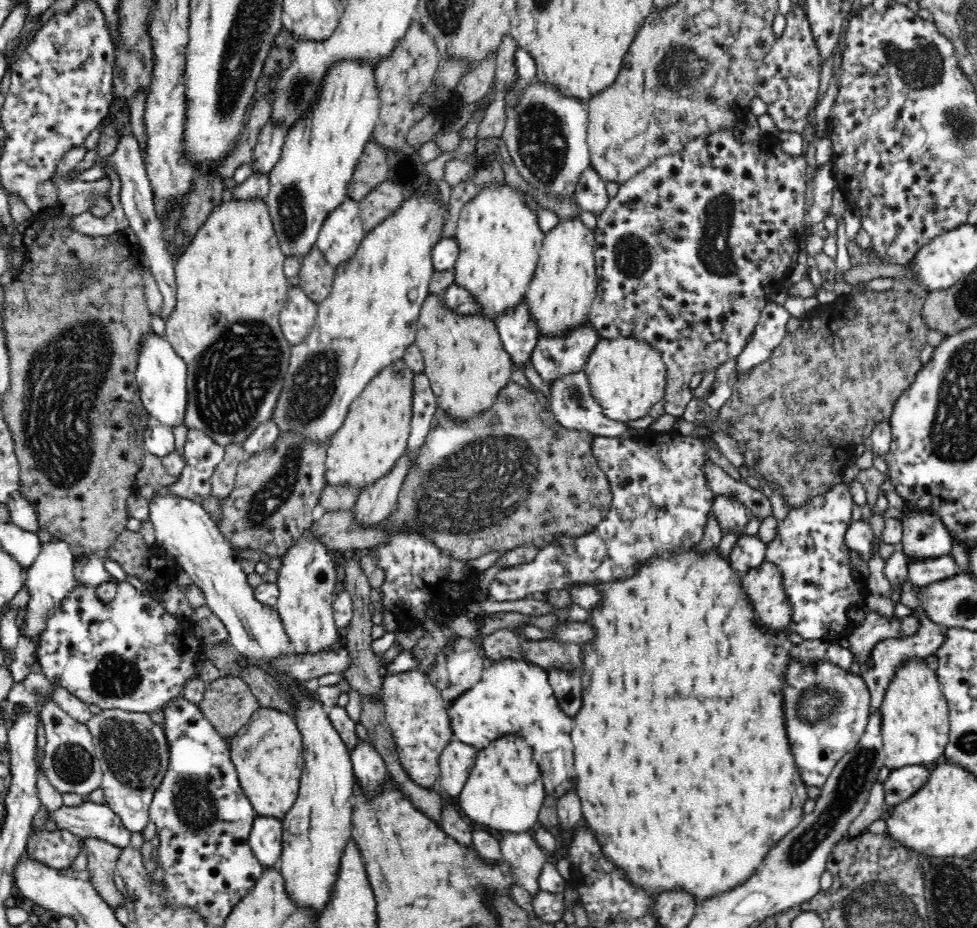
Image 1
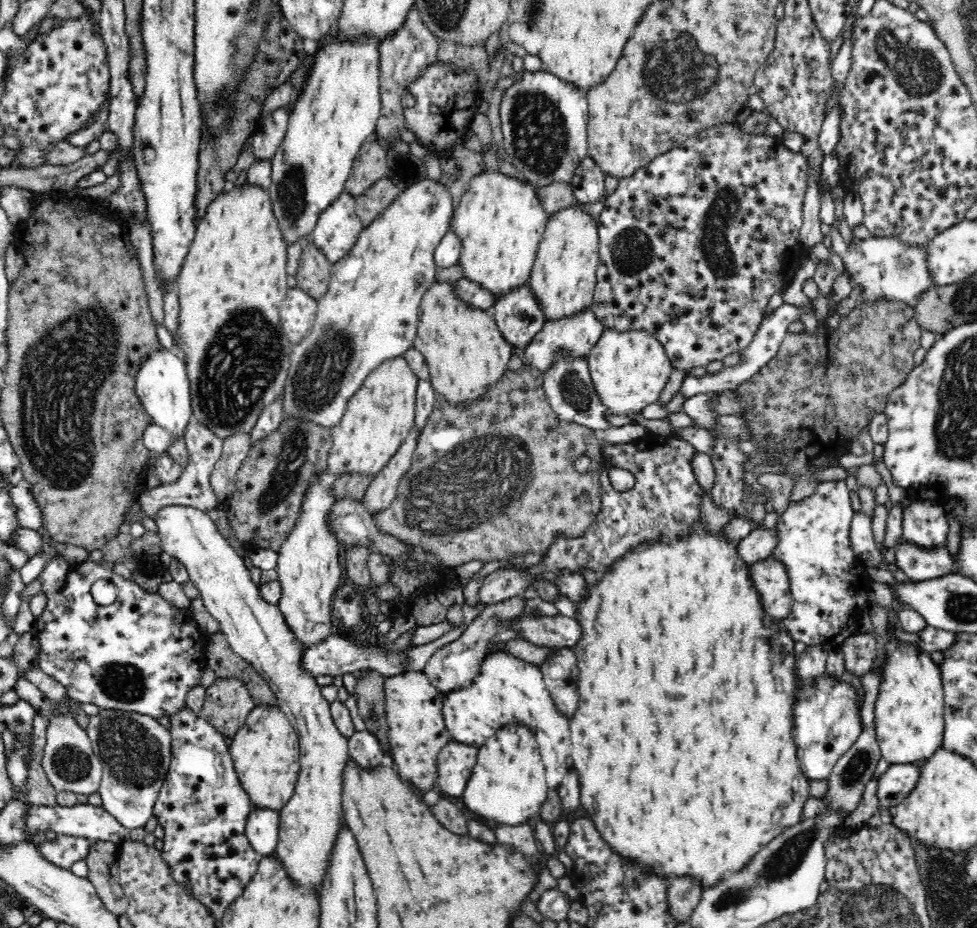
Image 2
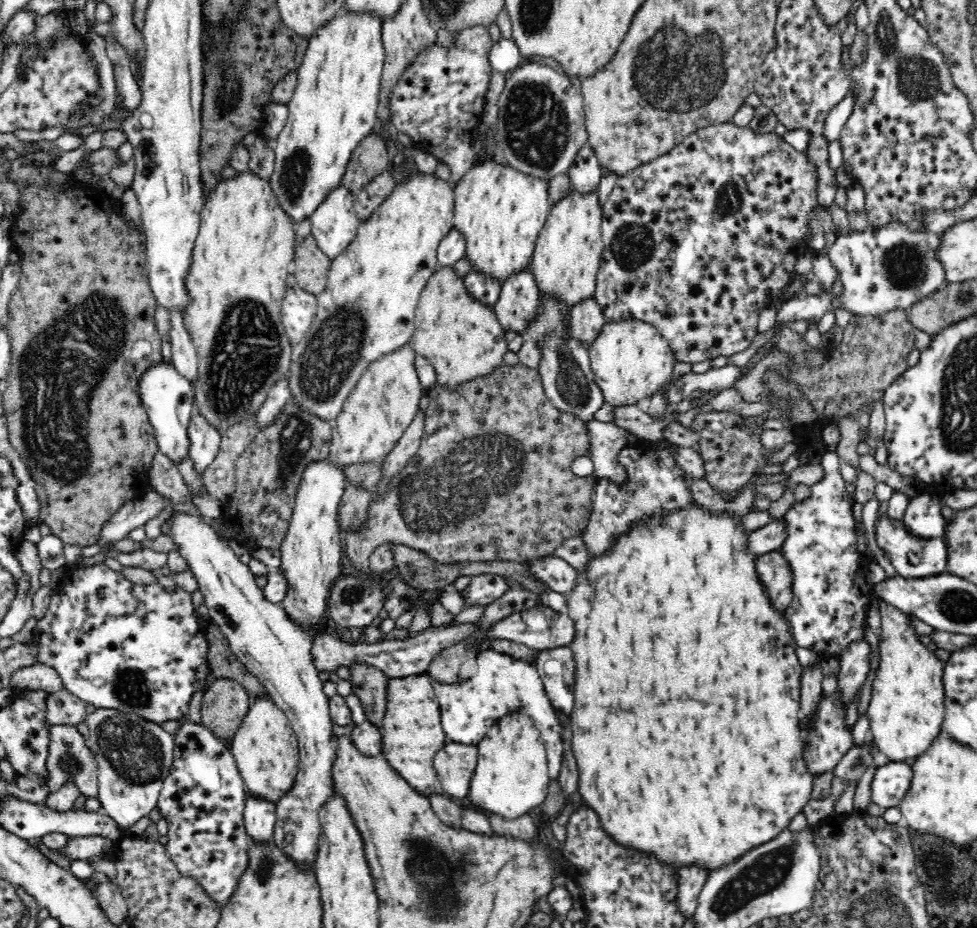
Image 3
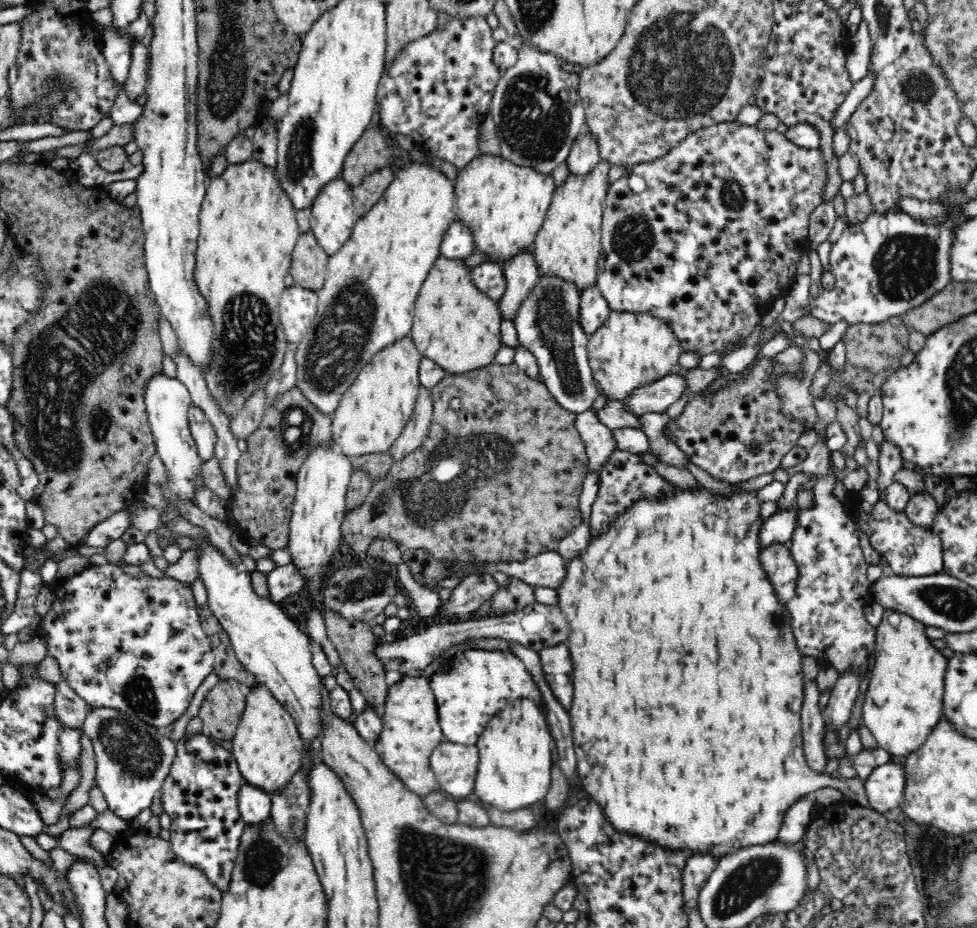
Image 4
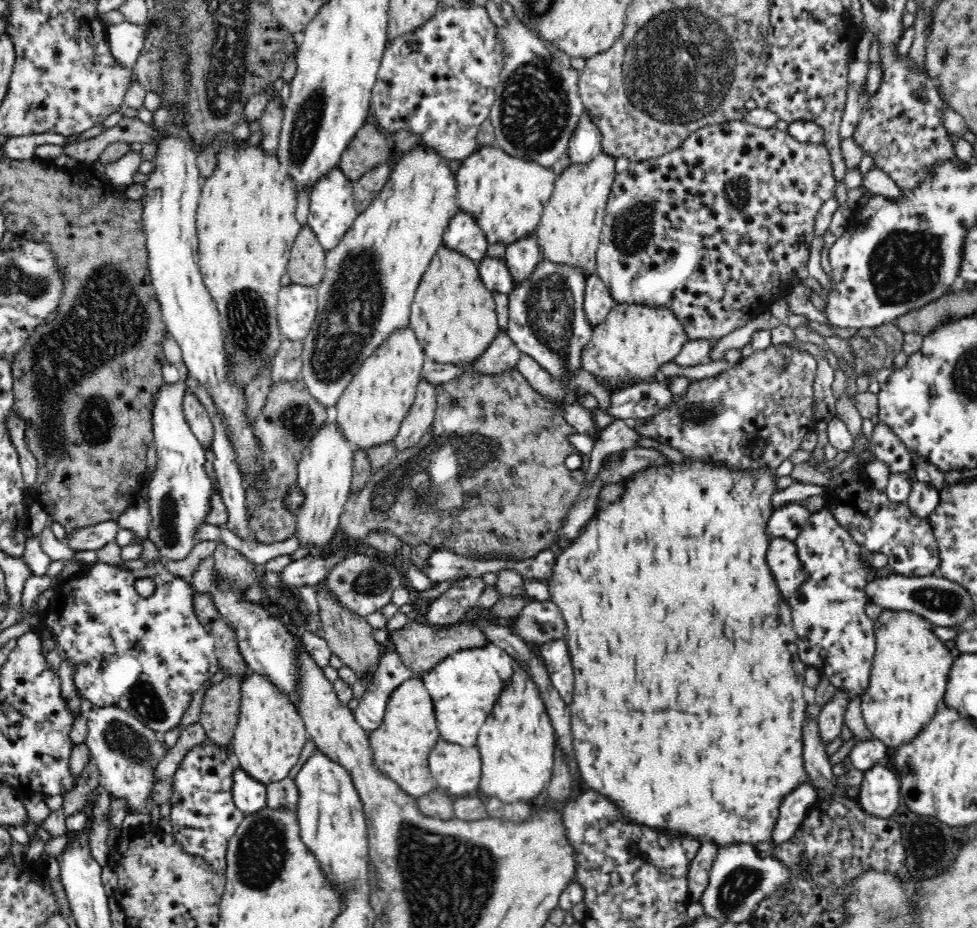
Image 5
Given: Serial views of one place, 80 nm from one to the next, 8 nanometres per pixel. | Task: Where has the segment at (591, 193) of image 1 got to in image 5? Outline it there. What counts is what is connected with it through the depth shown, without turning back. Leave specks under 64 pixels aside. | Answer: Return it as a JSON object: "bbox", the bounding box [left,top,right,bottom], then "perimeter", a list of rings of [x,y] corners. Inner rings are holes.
{"bbox":[567,111,602,164],"perimeter":[[[586,111],[582,112],[567,146],[571,164],[586,164],[592,158],[596,158],[602,151],[601,142],[602,135],[599,128]]]}

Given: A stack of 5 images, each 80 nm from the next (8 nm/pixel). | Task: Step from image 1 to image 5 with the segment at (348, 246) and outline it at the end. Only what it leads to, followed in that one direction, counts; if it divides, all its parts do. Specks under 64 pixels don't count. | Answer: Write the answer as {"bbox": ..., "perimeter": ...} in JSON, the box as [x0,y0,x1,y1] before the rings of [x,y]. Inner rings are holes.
{"bbox":[307,165,360,250],"perimeter":[[[338,165],[332,166],[324,176],[320,176],[311,188],[307,224],[312,227],[316,238],[325,250],[336,246],[340,238],[352,226],[354,219],[359,216],[360,212],[356,210],[353,194],[353,181],[348,180]]]}

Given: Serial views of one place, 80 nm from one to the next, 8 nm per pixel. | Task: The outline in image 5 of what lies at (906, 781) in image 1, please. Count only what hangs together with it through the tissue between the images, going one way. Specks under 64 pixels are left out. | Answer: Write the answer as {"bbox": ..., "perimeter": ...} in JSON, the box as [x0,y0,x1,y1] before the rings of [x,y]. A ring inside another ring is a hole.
{"bbox":[855,763,902,818],"perimeter":[[[887,763],[866,770],[855,800],[864,812],[880,818],[890,818],[902,801],[896,773]]]}

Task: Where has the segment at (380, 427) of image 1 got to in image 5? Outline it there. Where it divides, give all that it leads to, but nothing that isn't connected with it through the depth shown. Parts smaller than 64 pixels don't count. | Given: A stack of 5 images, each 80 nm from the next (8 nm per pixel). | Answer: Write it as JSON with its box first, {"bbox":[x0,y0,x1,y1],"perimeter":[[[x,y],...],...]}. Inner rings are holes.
{"bbox":[335,326,424,451],"perimeter":[[[404,326],[396,328],[356,370],[335,406],[338,427],[354,451],[367,451],[397,436],[414,400],[418,382],[423,378],[424,355],[413,328]]]}

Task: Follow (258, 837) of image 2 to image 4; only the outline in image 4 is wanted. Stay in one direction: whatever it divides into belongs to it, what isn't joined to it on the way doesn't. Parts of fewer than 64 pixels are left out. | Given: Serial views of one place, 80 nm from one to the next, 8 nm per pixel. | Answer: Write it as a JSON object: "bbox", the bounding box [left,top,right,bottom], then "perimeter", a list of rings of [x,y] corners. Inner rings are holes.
{"bbox":[237,780,271,824],"perimeter":[[[247,780],[240,784],[237,796],[238,810],[247,824],[258,824],[268,818],[268,814],[271,814],[270,798],[271,793],[248,784]]]}

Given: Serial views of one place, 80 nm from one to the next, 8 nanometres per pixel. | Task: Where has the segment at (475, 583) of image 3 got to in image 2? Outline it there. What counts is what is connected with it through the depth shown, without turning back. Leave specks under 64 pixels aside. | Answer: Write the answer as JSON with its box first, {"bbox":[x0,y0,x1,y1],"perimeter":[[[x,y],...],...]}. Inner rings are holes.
{"bbox":[478,569,530,605],"perimeter":[[[498,569],[482,578],[478,590],[479,603],[490,605],[506,600],[506,598],[512,598],[512,596],[521,596],[522,590],[528,586],[530,586],[530,575],[528,573],[516,571],[516,569]]]}

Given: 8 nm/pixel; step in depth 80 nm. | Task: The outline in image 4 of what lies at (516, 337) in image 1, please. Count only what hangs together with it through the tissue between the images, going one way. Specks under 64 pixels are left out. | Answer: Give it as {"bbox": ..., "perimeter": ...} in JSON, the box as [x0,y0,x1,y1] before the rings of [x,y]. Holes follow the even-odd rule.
{"bbox":[498,248,541,320],"perimeter":[[[532,248],[516,252],[502,265],[507,287],[504,296],[498,301],[499,309],[506,320],[514,320],[518,304],[528,296],[534,282],[538,282],[541,270]]]}

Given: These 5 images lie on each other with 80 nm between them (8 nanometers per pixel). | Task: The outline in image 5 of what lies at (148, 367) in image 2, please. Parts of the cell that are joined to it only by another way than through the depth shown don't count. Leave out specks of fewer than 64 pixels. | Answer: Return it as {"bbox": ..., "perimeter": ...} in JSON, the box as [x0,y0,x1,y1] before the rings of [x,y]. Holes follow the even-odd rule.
{"bbox":[147,383,216,560],"perimeter":[[[183,383],[167,384],[155,394],[153,441],[156,445],[157,464],[148,478],[148,504],[151,520],[148,523],[147,538],[169,560],[184,560],[200,542],[196,530],[207,524],[210,498],[216,492],[215,482],[204,470],[205,450],[189,428],[182,408]]]}

